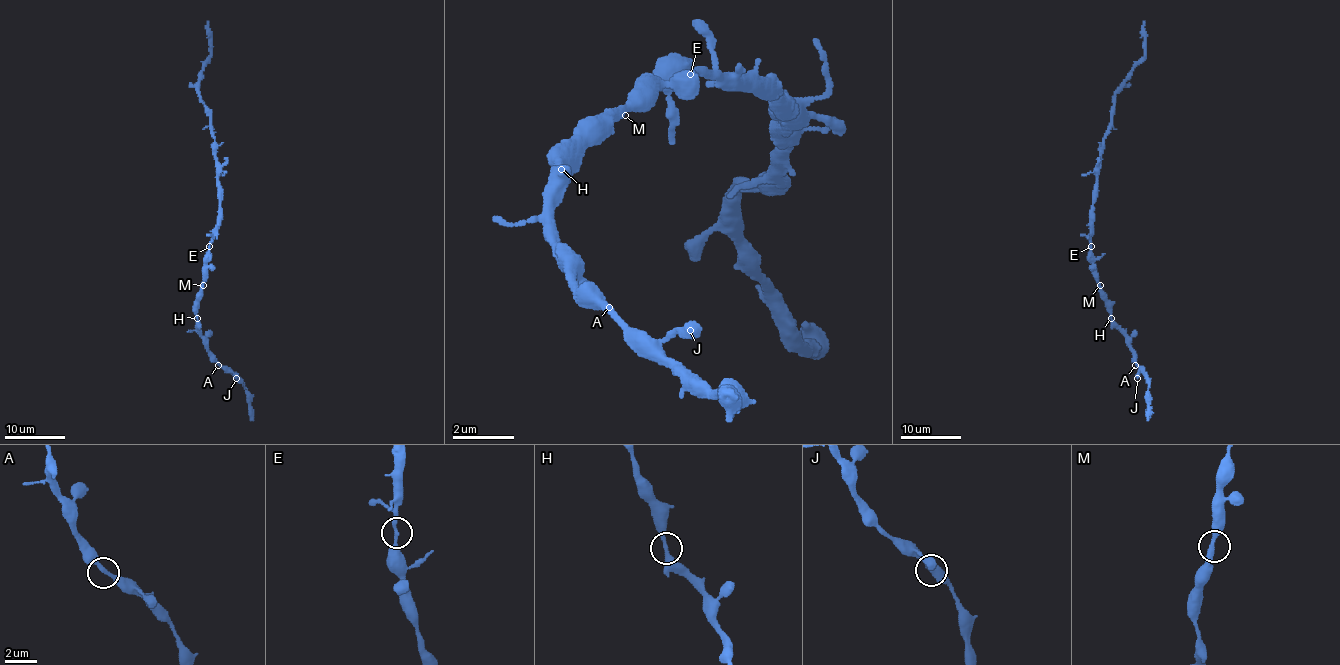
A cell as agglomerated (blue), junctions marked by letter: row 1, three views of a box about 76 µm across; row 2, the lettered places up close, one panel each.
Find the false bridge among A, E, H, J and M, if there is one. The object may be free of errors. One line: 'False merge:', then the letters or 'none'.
False merge: none

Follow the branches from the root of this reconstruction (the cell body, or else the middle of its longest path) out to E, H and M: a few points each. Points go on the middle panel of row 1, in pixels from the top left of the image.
E: (743, 84), (731, 76), (693, 76)
H: (743, 84), (731, 76), (678, 76), (669, 84), (656, 84), (558, 153), (555, 161), (561, 169)
M: (743, 84), (731, 76), (678, 76), (669, 84), (656, 84), (626, 107), (625, 115)

